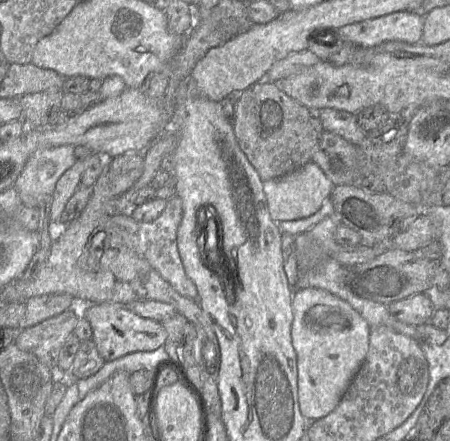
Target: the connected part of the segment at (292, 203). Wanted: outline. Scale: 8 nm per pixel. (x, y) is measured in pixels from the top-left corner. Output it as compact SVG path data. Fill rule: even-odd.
M312 161L283 177L263 182L267 207L272 220L275 222L297 220L313 215L330 197L333 188L334 184Z

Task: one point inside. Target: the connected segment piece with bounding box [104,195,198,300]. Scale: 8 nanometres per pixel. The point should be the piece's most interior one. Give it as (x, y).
(156, 241)

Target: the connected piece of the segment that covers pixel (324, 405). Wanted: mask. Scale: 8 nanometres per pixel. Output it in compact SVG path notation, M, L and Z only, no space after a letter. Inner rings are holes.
M319 288L295 289L292 310L299 409L306 421L316 421L338 405L360 369L369 348L370 326L347 302Z

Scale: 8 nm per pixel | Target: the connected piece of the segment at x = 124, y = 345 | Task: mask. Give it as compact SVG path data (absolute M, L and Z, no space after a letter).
M94 303L82 307L80 313L92 327L91 339L104 362L113 361L134 352L156 350L164 345L167 338L167 331L162 323L141 317L127 305Z

